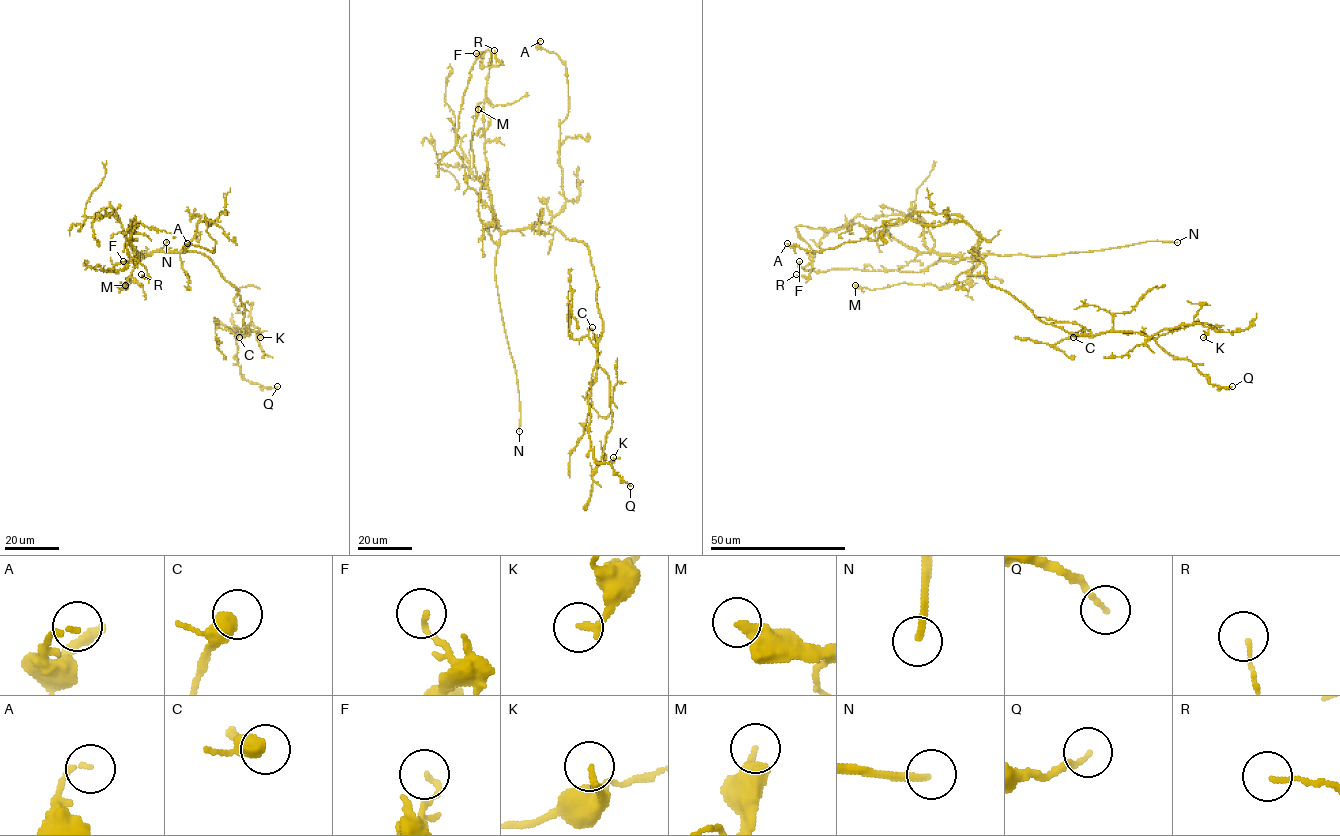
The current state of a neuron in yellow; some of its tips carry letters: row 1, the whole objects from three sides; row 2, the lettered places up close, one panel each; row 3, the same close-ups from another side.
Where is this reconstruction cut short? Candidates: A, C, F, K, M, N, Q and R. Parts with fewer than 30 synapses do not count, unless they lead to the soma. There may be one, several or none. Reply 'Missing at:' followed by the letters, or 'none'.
Missing at: N

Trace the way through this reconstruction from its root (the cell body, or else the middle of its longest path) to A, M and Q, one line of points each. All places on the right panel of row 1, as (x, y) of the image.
A: (980, 260), (969, 251), (978, 247), (978, 235), (964, 221), (928, 225), (898, 219), (819, 251), (787, 243)
M: (980, 260), (969, 251), (990, 253), (964, 281), (947, 287), (899, 283), (869, 289), (855, 285)
Q: (980, 260), (991, 285), (1045, 323), (1086, 336), (1141, 332), (1189, 360), (1209, 383), (1232, 386)

